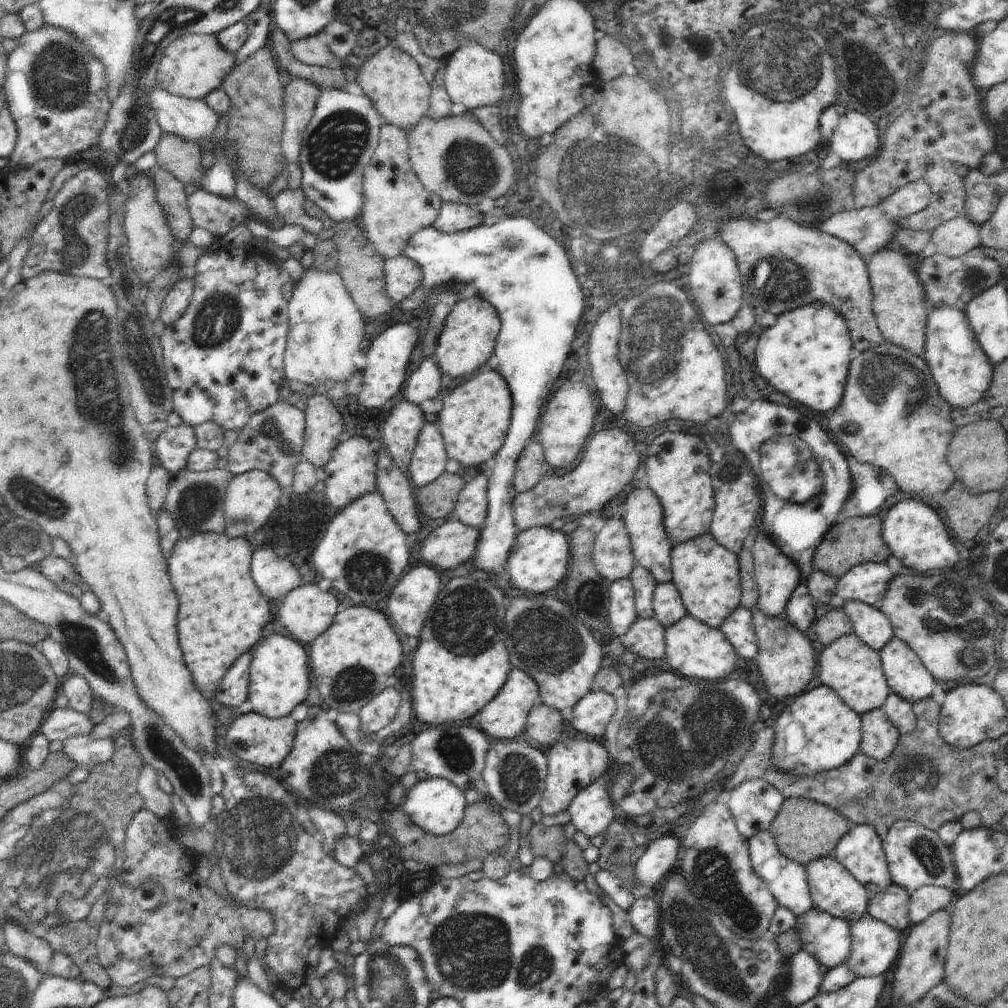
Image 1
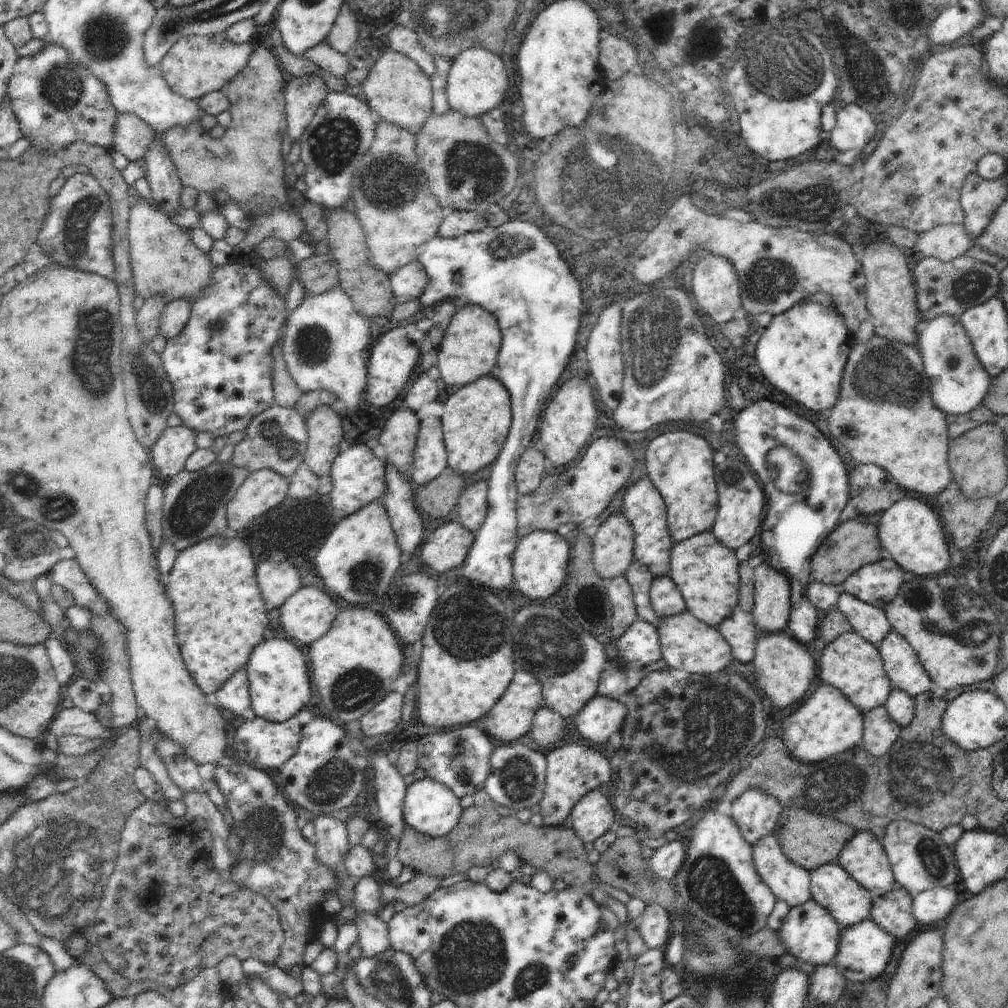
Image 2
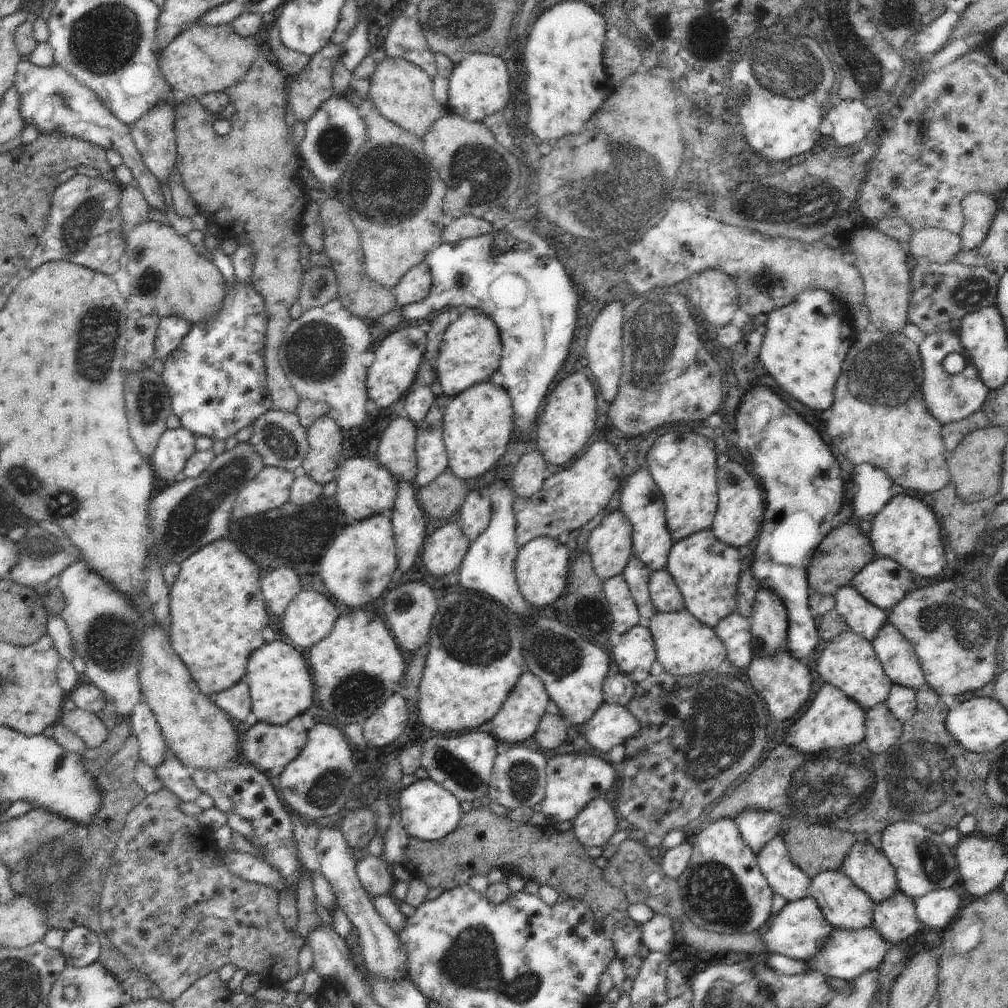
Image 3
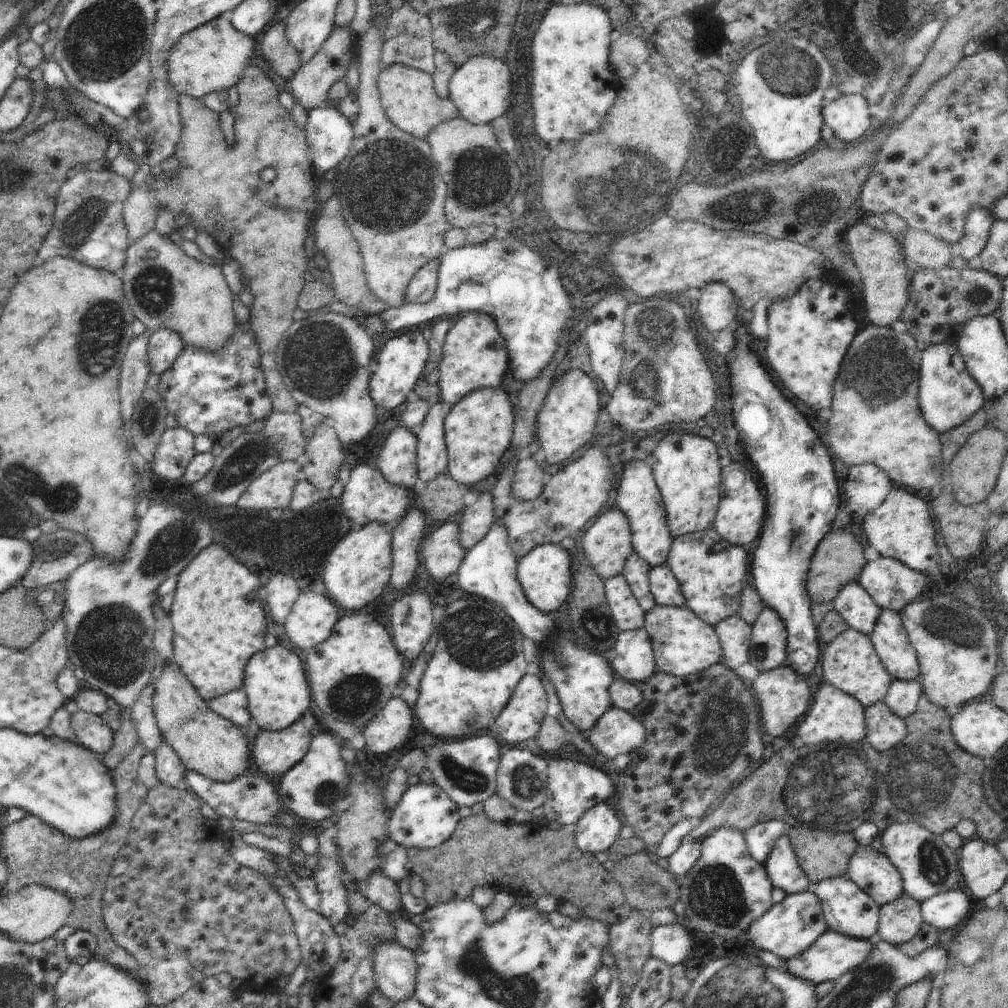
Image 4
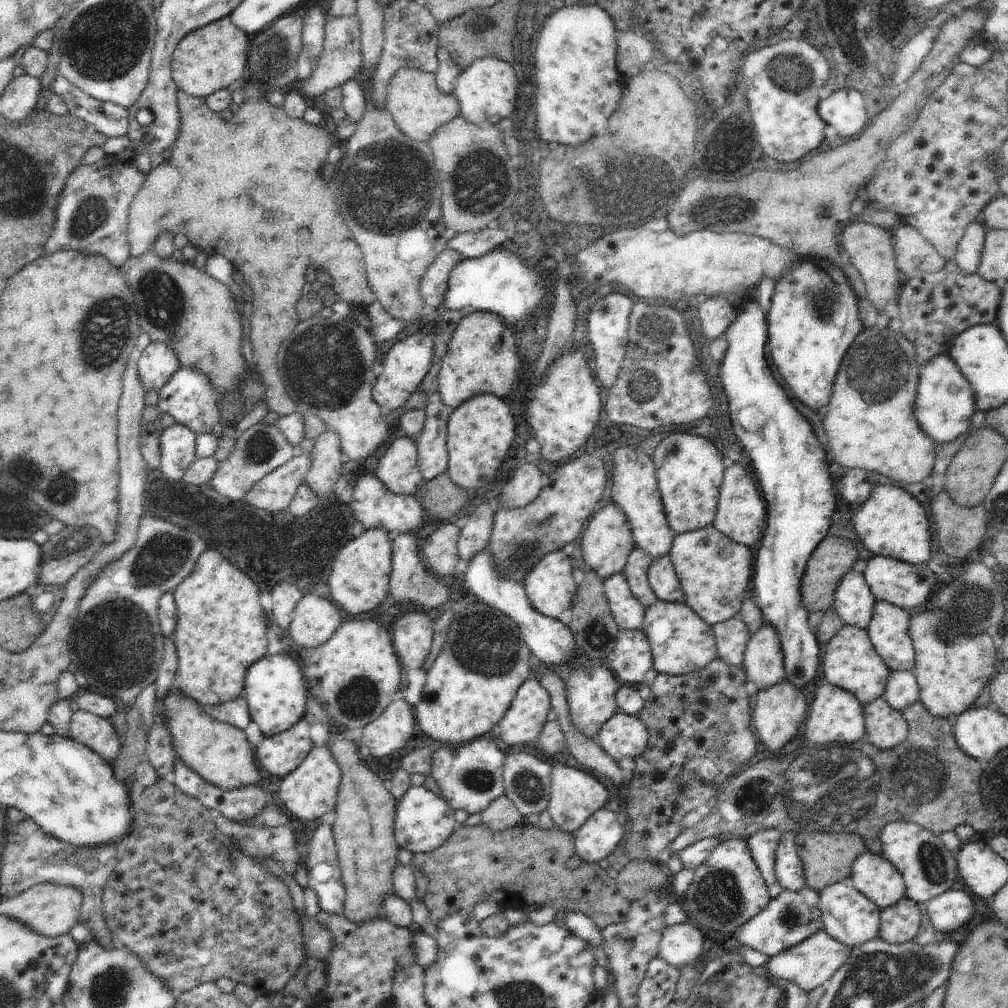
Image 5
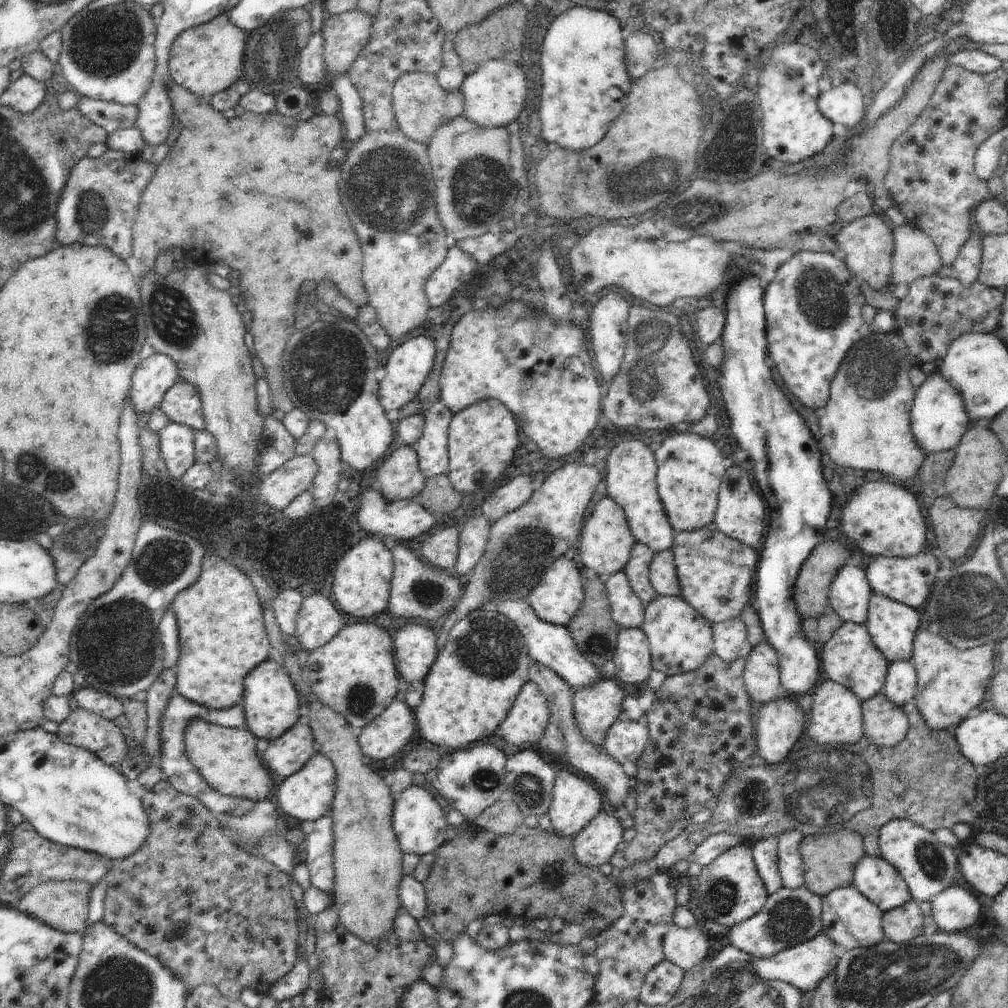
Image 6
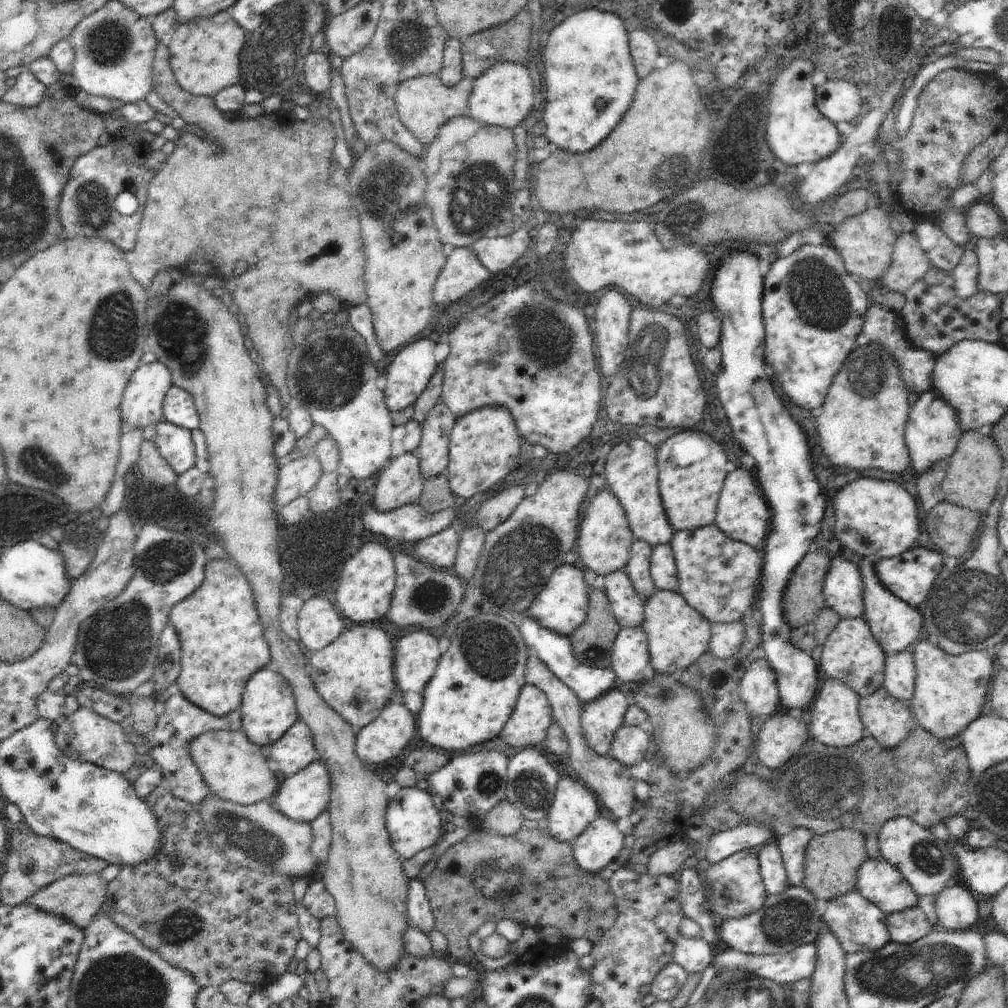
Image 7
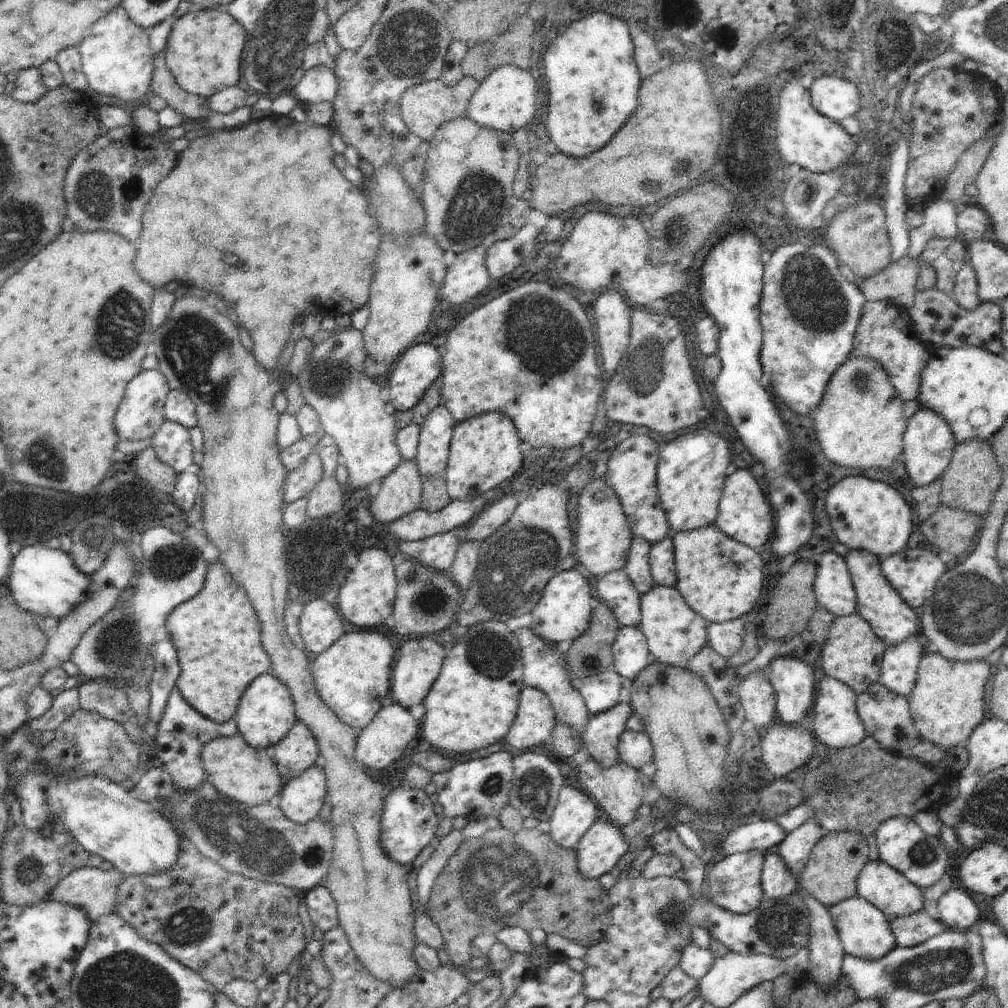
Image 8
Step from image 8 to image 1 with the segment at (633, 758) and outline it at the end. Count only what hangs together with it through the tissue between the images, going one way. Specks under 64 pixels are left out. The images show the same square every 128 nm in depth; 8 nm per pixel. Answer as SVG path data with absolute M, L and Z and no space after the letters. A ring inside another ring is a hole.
M590 691L572 709L572 726L588 736L604 736L606 726L616 712L616 700L612 693Z

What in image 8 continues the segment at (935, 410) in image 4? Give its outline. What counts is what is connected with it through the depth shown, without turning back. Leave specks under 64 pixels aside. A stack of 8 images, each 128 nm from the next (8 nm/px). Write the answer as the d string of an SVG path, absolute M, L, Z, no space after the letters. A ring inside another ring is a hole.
M920 408L907 422L903 435L903 446L904 452L901 460L904 462L904 468L908 472L911 483L914 487L918 487L928 486L938 476L942 477L950 465L957 443L952 428L942 418L942 414L928 410L928 408Z

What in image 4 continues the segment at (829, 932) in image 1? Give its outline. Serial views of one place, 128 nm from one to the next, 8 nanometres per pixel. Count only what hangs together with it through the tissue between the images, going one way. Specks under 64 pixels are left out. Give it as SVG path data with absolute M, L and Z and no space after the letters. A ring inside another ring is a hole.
M813 889L801 893L787 894L786 898L754 921L745 934L749 945L773 952L776 956L788 960L803 953L823 932L827 931L820 901Z

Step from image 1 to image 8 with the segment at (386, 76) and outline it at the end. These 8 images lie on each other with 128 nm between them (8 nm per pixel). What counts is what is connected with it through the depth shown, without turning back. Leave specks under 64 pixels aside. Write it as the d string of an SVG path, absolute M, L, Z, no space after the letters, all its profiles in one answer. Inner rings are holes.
M465 77L456 86L446 87L437 79L408 88L400 98L400 114L404 124L415 136L430 143L442 124L467 117L468 104L480 86L480 81L480 78Z

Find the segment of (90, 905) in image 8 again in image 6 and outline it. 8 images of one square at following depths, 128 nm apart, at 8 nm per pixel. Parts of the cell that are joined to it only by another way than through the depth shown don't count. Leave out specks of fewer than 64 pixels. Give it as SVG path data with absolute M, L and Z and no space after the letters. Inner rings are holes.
M48 881L39 884L35 889L25 894L14 906L18 911L26 911L50 925L53 929L65 933L81 933L86 929L88 920L89 894L93 886L84 881Z

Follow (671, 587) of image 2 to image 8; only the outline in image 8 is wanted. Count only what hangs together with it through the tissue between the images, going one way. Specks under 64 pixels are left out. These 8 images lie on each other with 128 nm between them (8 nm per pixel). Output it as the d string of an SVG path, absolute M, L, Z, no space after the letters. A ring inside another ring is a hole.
M671 529L668 536L655 543L649 554L649 564L655 585L676 587L677 571L673 537L677 533Z

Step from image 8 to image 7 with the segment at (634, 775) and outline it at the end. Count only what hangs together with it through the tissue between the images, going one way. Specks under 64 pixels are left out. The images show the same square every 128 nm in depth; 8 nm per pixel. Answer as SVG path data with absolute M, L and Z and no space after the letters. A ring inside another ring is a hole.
M530 654L527 658L525 681L528 685L537 686L546 694L553 710L553 720L562 727L569 740L569 750L565 759L574 768L574 772L584 780L584 786L596 794L605 811L614 818L620 819L629 816L634 810L639 810L640 804L634 795L637 779L628 771L628 767L609 754L606 756L596 754L587 745L587 738L581 725L583 702L577 697L577 694L566 686L536 655Z

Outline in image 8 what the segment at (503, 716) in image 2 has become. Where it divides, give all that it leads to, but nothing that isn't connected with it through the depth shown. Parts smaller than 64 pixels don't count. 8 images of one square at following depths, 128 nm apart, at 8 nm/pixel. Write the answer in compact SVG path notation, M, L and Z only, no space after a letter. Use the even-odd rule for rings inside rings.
M525 687L520 694L516 719L512 722L510 730L504 741L516 750L528 750L538 744L551 741L552 730L557 724L555 712L548 696L535 687Z

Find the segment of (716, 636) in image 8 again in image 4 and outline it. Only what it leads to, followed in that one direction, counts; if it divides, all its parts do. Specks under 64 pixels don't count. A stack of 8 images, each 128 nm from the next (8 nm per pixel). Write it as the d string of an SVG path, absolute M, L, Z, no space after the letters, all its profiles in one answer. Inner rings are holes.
M734 613L726 620L721 620L715 626L723 650L722 663L735 670L749 662L751 630L752 626L744 622L738 613Z

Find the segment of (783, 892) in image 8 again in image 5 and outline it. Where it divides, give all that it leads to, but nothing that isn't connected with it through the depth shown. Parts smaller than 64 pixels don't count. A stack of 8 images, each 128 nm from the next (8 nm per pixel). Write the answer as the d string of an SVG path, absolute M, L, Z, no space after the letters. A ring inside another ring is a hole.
M771 827L768 830L760 830L747 840L752 858L769 888L771 898L777 897L782 892L775 877L775 852L781 833L778 828Z

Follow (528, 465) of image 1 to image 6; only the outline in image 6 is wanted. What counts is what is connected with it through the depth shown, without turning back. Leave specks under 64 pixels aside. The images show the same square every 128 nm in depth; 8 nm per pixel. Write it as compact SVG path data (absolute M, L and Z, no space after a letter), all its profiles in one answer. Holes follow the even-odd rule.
M520 475L493 491L481 506L483 515L493 523L528 502L535 491L532 487L534 476Z

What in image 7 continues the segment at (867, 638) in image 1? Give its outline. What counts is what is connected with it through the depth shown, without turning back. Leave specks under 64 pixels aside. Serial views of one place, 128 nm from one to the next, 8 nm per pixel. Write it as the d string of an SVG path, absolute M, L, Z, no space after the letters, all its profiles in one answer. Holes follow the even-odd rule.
M832 558L826 573L822 594L825 606L842 619L861 617L863 582L859 566L845 558Z

